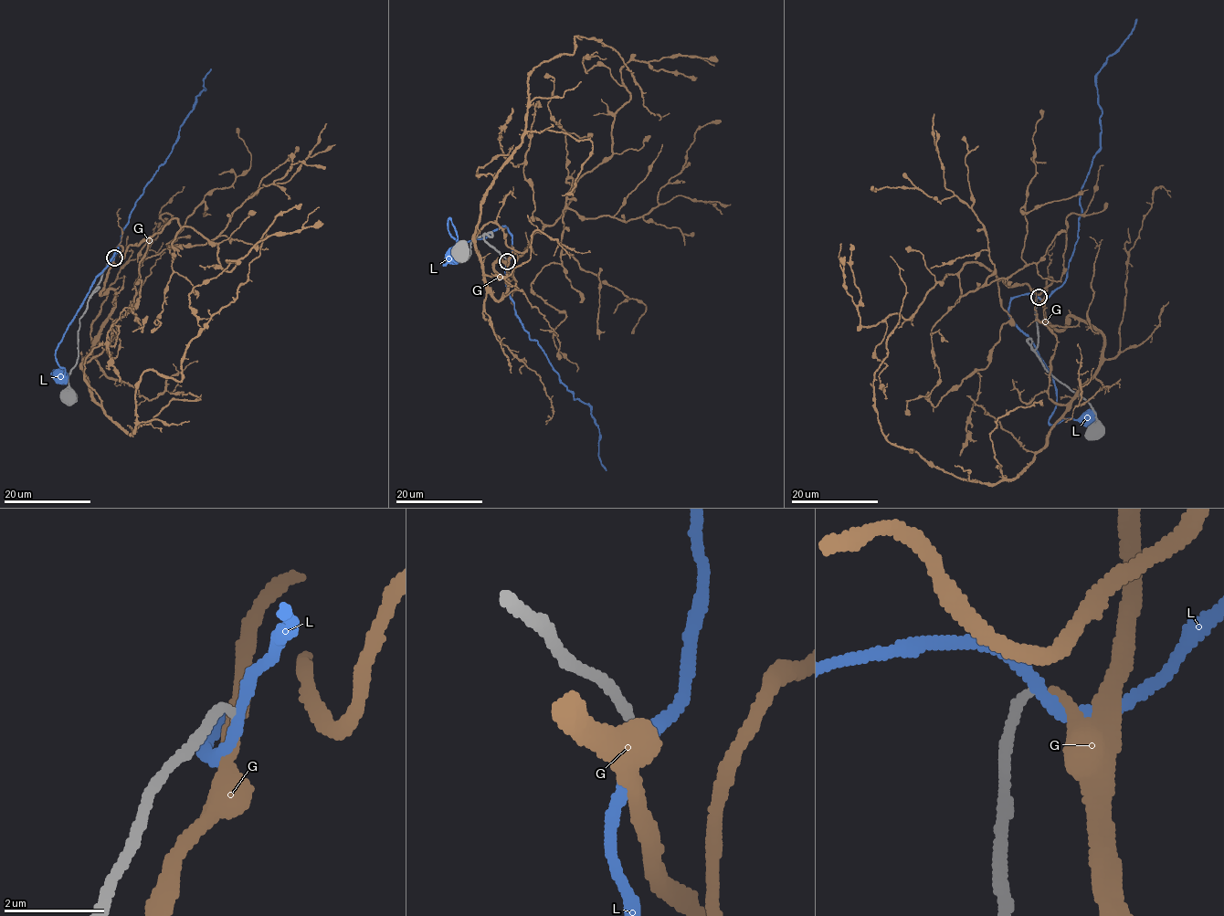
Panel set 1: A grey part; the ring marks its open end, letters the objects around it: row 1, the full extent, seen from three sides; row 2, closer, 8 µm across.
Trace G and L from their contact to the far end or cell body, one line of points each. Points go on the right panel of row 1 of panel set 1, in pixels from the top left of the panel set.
G: (1039, 298), (1103, 357), (1022, 474), (965, 481), (879, 421), (891, 256)
L: (1039, 298), (1015, 296), (1009, 317), (1052, 376), (1057, 401), (1049, 424), (1086, 417)

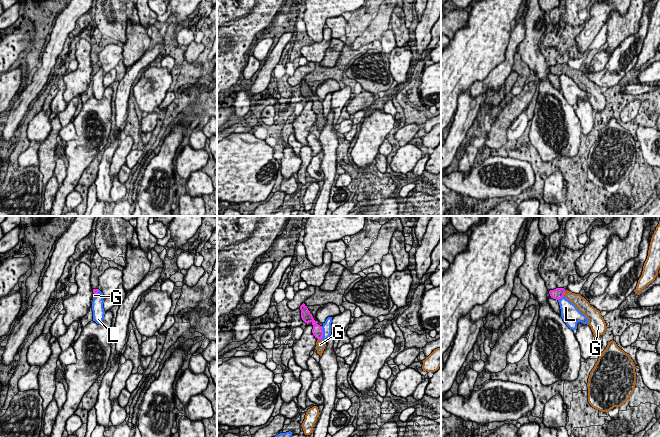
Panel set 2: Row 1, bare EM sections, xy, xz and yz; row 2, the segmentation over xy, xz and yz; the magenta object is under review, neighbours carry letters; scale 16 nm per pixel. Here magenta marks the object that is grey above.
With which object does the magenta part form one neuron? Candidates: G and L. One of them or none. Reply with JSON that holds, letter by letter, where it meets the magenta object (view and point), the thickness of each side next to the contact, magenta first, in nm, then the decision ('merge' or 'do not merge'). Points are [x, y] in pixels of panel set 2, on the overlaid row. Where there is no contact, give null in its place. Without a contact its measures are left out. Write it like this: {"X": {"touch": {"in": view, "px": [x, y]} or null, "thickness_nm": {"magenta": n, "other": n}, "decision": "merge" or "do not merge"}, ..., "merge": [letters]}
{"G": {"touch": {"in": "yz", "px": [564, 293]}, "thickness_nm": {"magenta": 180, "other": 180}, "decision": "merge"}, "L": {"touch": {"in": "xz", "px": [322, 333]}, "thickness_nm": {"magenta": 170, "other": 140}, "decision": "do not merge"}, "merge": ["G"]}

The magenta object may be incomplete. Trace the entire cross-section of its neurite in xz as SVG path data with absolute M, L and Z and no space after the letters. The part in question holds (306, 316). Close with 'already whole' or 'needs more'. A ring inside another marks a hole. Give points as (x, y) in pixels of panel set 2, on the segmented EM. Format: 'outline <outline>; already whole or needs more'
outline M304 303L300 306L300 310L301 310L302 320L305 323L311 322L313 325L312 333L315 336L315 338L318 339L316 342L315 349L317 350L317 354L319 354L321 356L326 347L326 343L322 340L322 337L323 337L322 326L320 326L317 323L317 321L314 320L312 314L310 313L310 311L308 310L307 306Z; needs more

